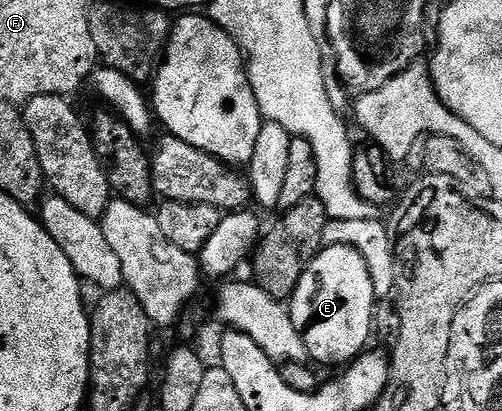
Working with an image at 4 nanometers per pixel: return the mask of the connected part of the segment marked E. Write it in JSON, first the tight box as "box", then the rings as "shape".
{"box":[289,246,377,367],"shape":[[[324,246],[309,264],[305,276],[301,276],[295,293],[289,299],[289,309],[293,324],[307,349],[307,357],[312,363],[342,367],[354,362],[368,349],[367,341],[373,338],[373,319],[377,309],[373,280],[365,260],[348,246]]]}

